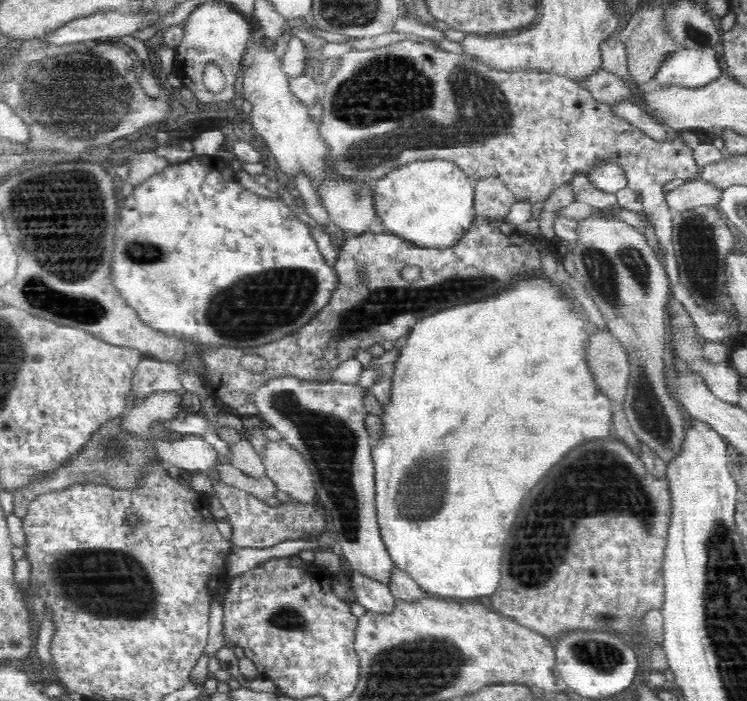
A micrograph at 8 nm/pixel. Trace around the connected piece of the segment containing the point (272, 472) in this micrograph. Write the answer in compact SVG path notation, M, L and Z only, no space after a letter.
M282 439L266 441L261 448L260 456L265 468L265 477L275 484L276 489L304 502L316 498L315 484L305 460L289 444Z

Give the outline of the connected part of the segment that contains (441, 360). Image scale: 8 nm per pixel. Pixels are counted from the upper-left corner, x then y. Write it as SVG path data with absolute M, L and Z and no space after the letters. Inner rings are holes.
M550 281L521 283L508 293L490 301L460 306L422 318L412 329L411 334L402 340L398 358L390 367L391 389L380 412L382 434L374 440L370 449L377 529L395 568L406 573L430 595L436 599L476 602L477 598L490 596L498 590L502 548L512 530L512 524L516 522L522 500L572 446L576 446L584 438L605 437L612 433L611 403L596 390L583 361L584 346L591 328L588 330L583 319L576 318L576 314L572 314L568 305L560 301L560 291L552 287Z

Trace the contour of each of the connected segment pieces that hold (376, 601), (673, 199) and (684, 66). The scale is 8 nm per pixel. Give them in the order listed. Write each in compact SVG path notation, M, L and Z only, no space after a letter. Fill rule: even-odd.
M352 572L350 578L352 578L352 590L356 594L356 600L368 611L380 616L390 616L396 612L398 603L388 588L372 582L356 572Z
M701 176L685 181L682 185L665 194L666 202L674 214L688 212L698 207L717 208L724 189Z
M715 47L679 50L664 62L654 83L702 88L722 78Z

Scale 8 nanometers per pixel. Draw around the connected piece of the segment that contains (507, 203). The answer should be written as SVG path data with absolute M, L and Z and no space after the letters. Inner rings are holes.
M482 180L476 182L474 209L476 214L495 221L504 219L514 204L514 197L499 180Z

